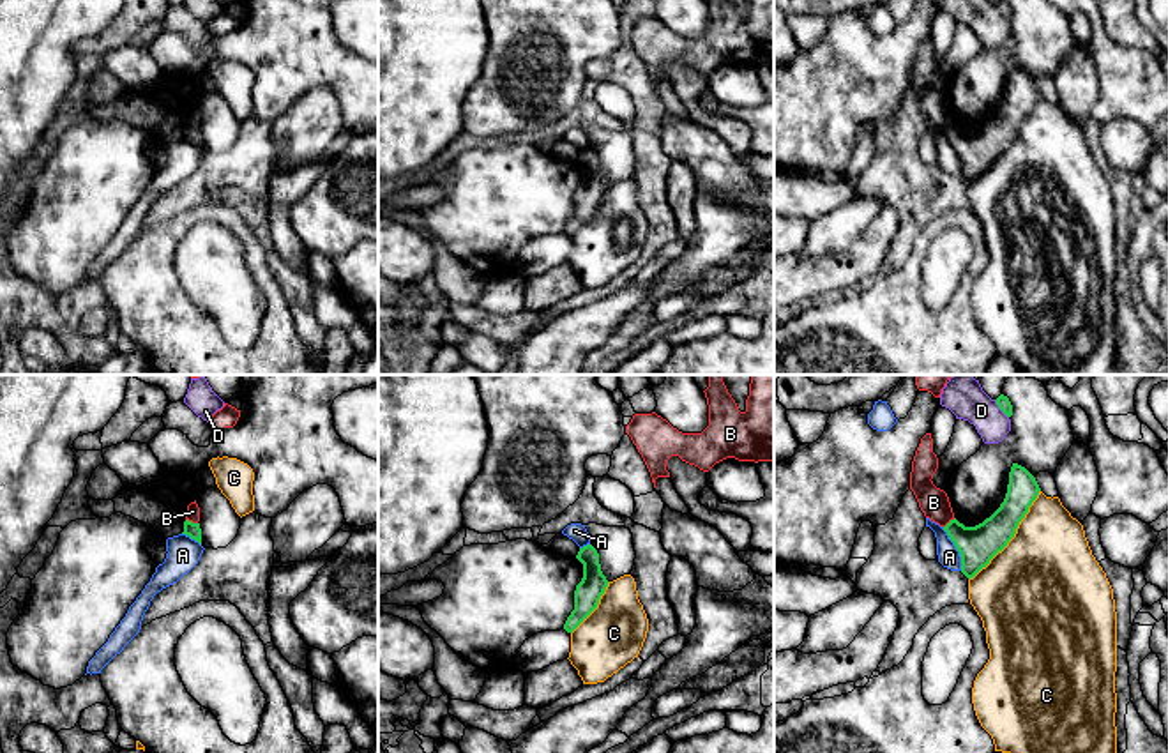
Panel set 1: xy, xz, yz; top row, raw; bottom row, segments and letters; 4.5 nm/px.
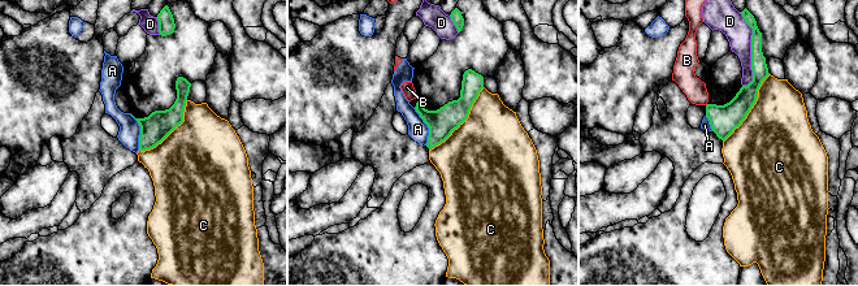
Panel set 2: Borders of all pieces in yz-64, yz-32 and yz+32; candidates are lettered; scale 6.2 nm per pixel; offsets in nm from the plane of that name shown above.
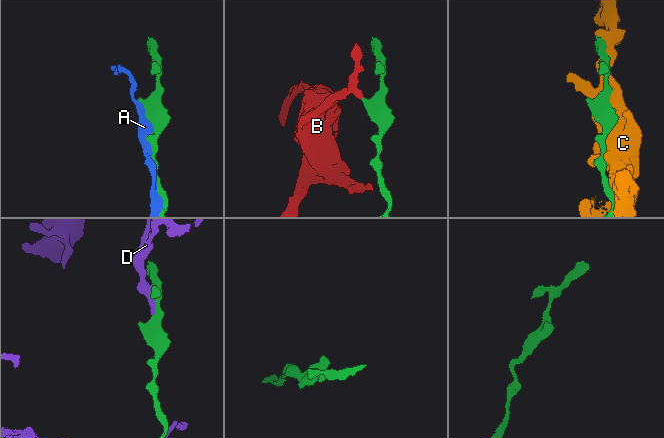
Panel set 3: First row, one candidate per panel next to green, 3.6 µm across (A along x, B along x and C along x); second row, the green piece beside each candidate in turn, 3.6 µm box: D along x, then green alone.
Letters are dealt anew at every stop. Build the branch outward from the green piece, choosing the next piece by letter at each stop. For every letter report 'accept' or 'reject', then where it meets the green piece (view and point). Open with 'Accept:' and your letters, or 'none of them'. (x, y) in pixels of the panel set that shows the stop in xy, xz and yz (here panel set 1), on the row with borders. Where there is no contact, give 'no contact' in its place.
Accept: none of them
A: reject; contact yz (956, 548)
B: reject; contact xy (191, 522)
C: reject; contact yz (1013, 536)
D: reject; contact yz (999, 407)

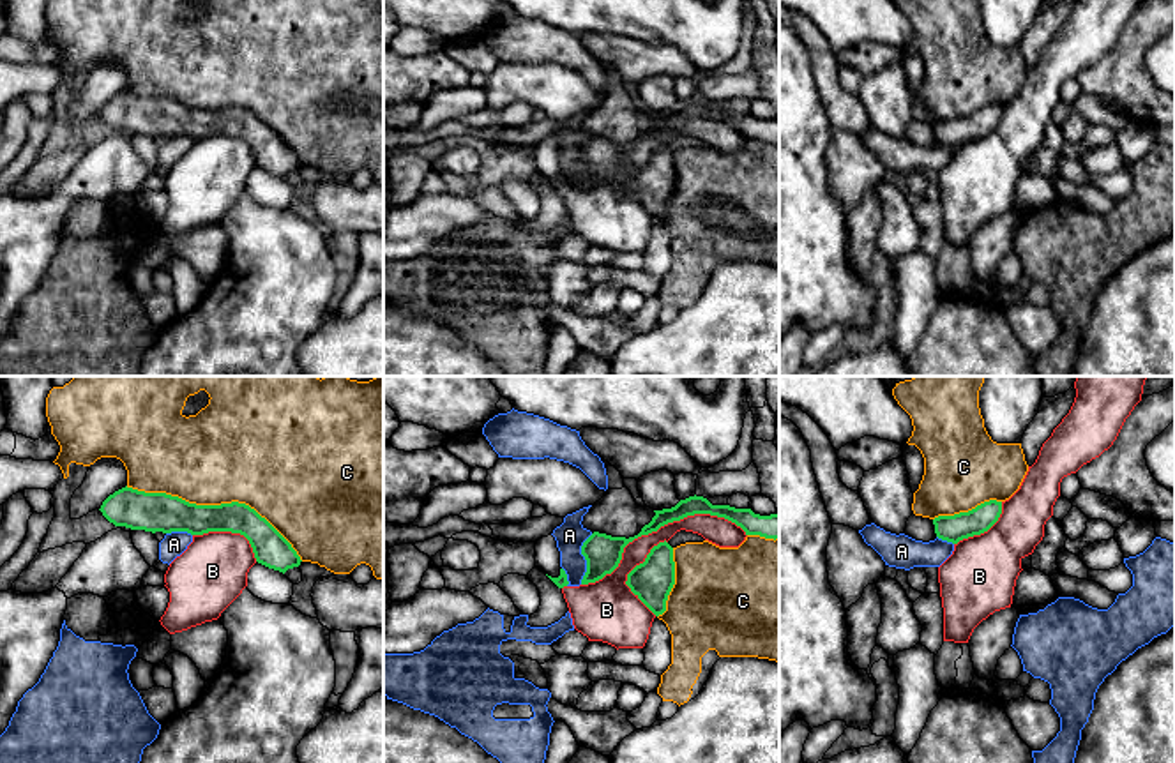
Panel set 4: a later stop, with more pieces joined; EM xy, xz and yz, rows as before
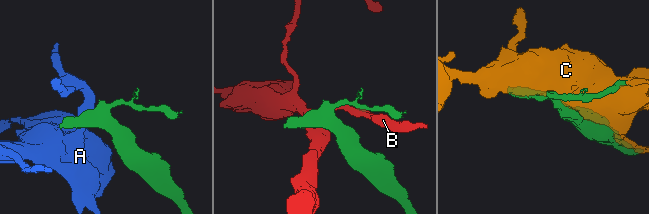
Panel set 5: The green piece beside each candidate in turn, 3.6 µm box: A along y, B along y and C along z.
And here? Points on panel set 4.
Accept: none of them
A: reject; contact xz (585, 559)
B: reject; contact xz (658, 528)
C: reject; contact xy (216, 506)

